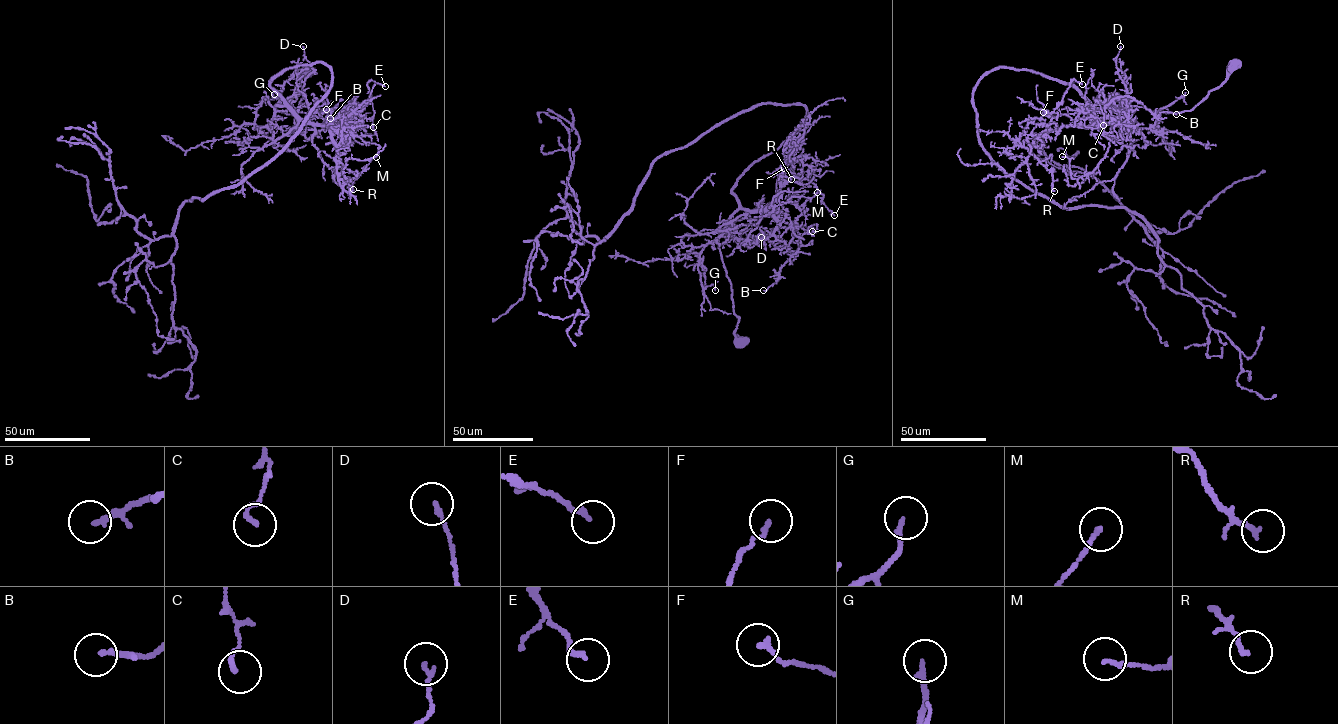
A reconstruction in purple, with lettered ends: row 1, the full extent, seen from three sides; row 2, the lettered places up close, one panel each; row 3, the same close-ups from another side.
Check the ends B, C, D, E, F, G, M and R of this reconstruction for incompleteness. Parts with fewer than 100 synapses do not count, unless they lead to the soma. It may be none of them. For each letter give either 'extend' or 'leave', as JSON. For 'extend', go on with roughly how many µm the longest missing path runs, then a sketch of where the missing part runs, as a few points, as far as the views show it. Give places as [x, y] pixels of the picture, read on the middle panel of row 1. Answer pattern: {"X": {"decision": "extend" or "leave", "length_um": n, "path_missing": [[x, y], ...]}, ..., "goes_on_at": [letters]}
{"B": {"decision": "leave"}, "C": {"decision": "leave"}, "D": {"decision": "leave"}, "E": {"decision": "leave"}, "F": {"decision": "leave"}, "G": {"decision": "leave"}, "M": {"decision": "leave"}, "R": {"decision": "leave"}, "goes_on_at": []}

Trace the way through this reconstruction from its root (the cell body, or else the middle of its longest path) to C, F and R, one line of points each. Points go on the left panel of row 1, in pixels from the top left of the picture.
C: (306, 69), (297, 113), (269, 105), (329, 125), (351, 105), (370, 102), (373, 127)
F: (306, 69), (297, 113), (269, 105), (284, 106), (318, 124), (331, 123), (330, 111), (321, 112), (326, 109)
R: (306, 69), (297, 113), (269, 105), (284, 106), (311, 123), (328, 124), (337, 173), (353, 189)

